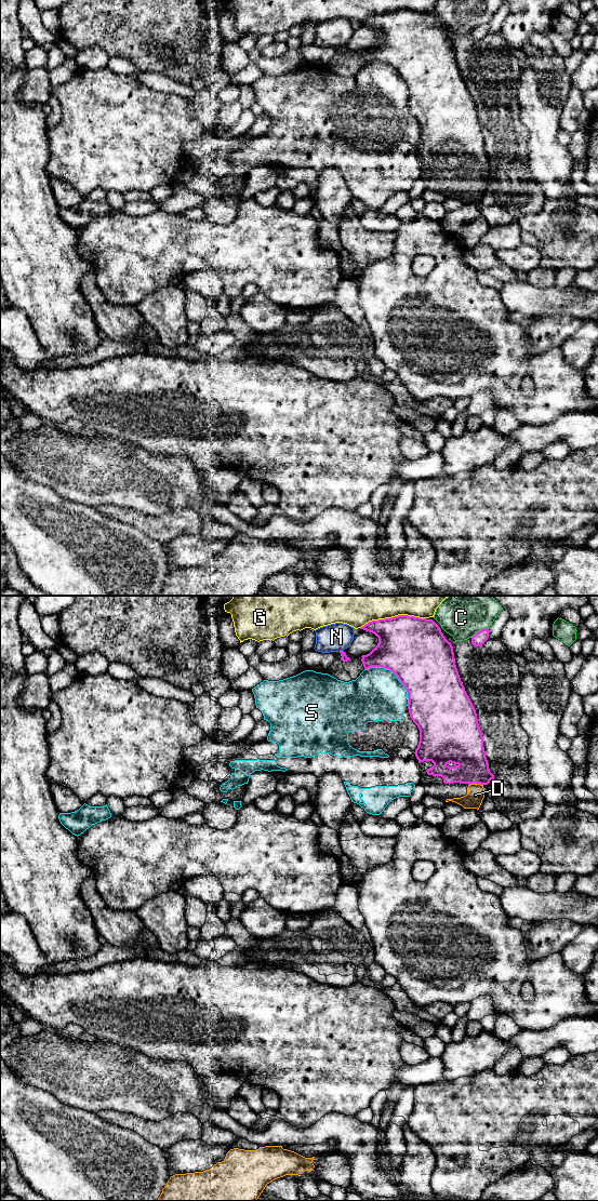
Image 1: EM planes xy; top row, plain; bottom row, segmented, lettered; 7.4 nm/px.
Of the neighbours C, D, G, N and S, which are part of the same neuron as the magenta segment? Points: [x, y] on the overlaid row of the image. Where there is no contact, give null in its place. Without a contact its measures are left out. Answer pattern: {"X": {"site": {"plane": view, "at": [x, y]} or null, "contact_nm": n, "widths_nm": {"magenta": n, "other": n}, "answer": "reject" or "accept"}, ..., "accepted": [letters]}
{"C": {"site": {"plane": "xy", "at": [480, 630]}, "contact_nm": 150, "widths_nm": {"magenta": 100, "other": 360}, "answer": "reject"}, "D": {"site": {"plane": "xy", "at": [475, 783]}, "contact_nm": 110, "widths_nm": {"magenta": 240, "other": 130}, "answer": "accept"}, "G": {"site": {"plane": "xy", "at": [393, 617]}, "contact_nm": 500, "widths_nm": {"magenta": 440, "other": 380}, "answer": "reject"}, "N": {"site": {"plane": "xy", "at": [340, 651]}, "contact_nm": 30, "widths_nm": {"magenta": 50, "other": 220}, "answer": "reject"}, "S": {"site": {"plane": "xy", "at": [395, 674]}, "contact_nm": 420, "widths_nm": {"magenta": 480, "other": 380}, "answer": "reject"}, "accepted": ["D"]}

